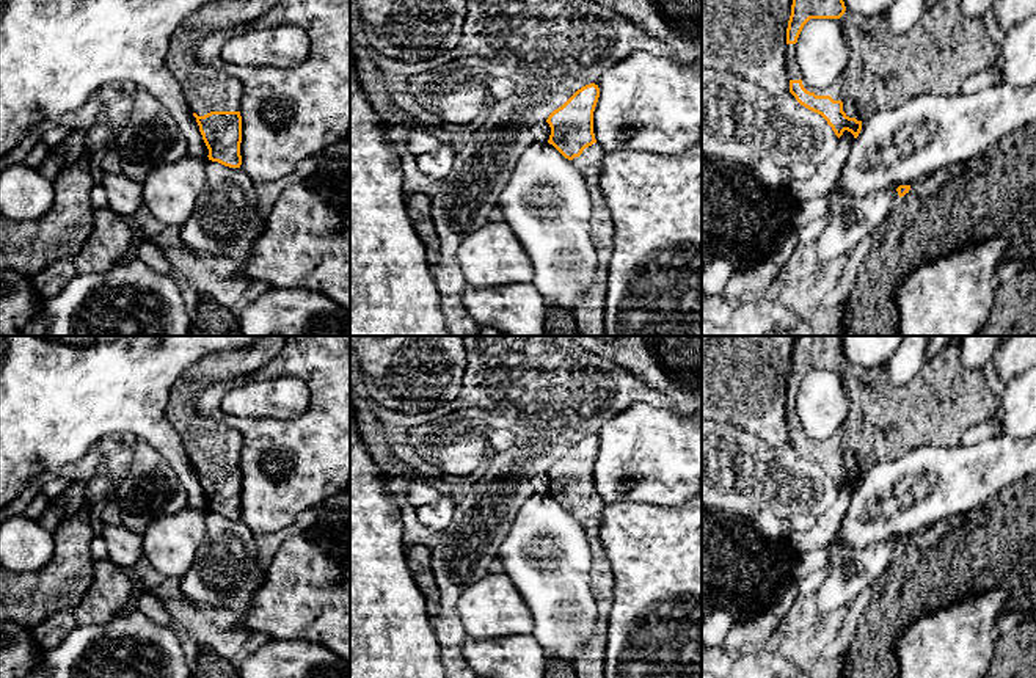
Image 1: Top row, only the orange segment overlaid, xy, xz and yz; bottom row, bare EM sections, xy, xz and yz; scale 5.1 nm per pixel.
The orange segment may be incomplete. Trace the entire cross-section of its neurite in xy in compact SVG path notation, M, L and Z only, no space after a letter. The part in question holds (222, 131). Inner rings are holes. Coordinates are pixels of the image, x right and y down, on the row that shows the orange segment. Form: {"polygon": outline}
{"polygon": "M226 0L187 17L173 33L166 66L179 82L196 118L209 160L240 168L242 85L231 75L196 60L201 39L210 33L248 28L278 0Z"}

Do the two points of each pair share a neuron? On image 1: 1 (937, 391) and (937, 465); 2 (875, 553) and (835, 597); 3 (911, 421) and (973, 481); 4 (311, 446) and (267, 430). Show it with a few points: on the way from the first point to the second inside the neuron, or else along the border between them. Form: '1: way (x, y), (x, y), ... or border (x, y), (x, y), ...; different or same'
1: border (959, 444), (917, 446), (901, 457); different
2: way (868, 565), (865, 573), (848, 584); same
3: border (959, 444), (917, 446), (901, 455); different
4: way (300, 446), (283, 446), (278, 441); same

